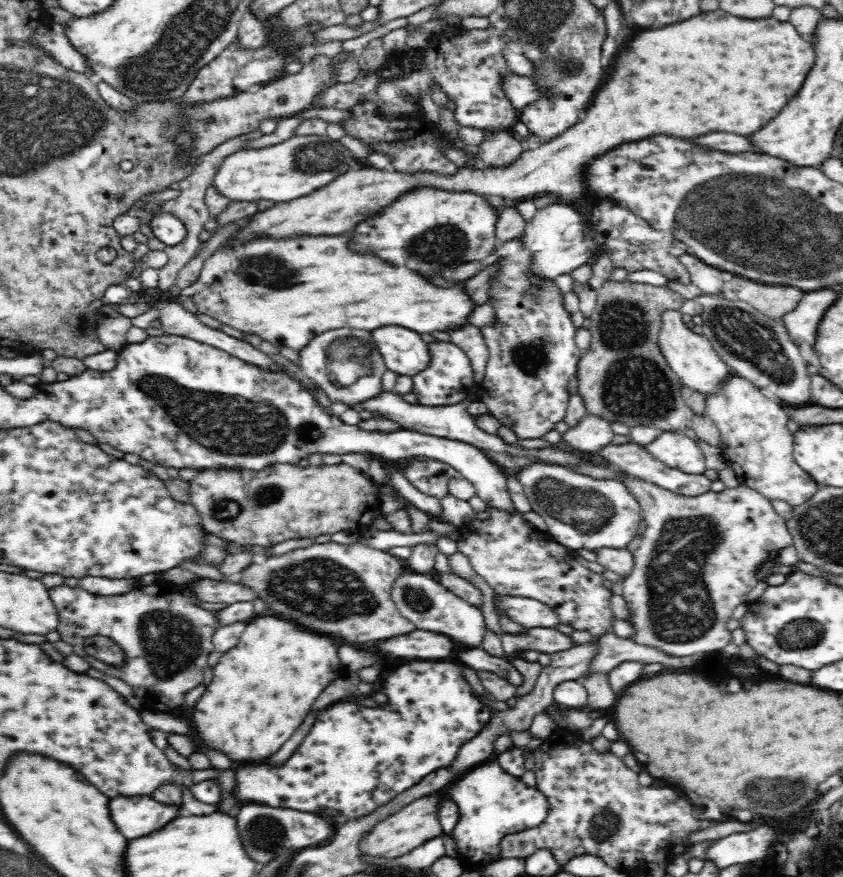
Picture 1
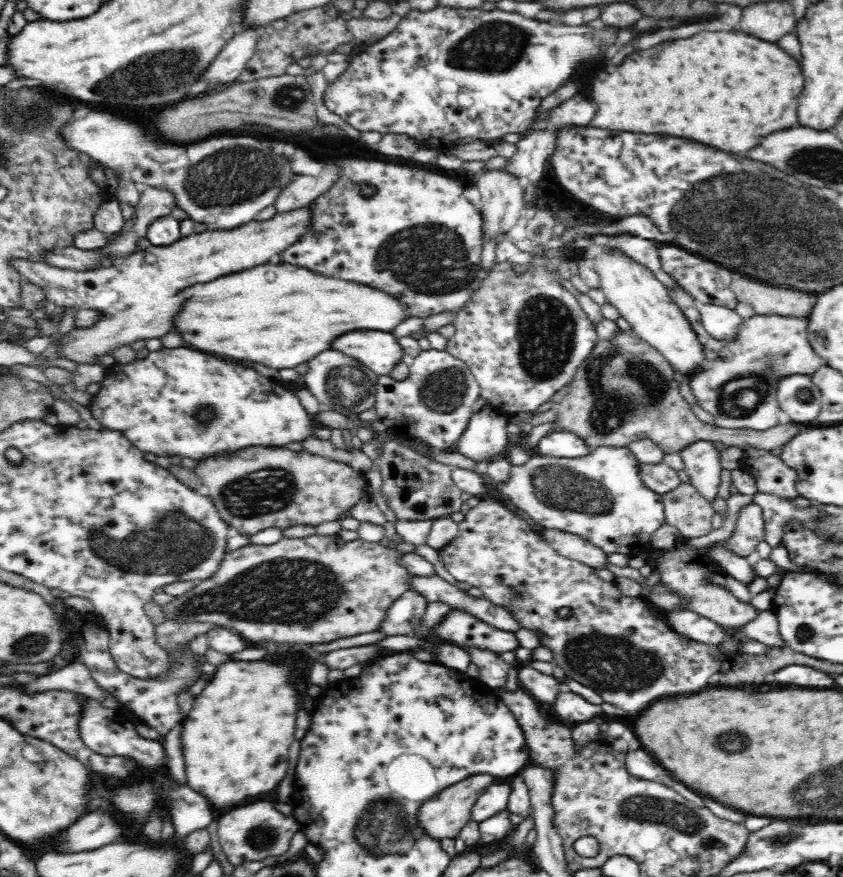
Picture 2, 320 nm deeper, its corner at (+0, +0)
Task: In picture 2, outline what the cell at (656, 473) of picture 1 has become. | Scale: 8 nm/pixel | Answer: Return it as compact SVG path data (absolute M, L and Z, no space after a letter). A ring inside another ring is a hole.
M557 429L544 436L540 440L537 449L539 455L564 458L588 455L592 451L586 447L584 440L570 432Z

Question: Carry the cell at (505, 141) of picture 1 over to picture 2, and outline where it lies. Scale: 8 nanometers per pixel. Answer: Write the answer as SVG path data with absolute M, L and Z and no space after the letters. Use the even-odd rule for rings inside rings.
M495 170L484 174L479 174L475 185L481 194L480 201L482 209L482 240L494 241L497 244L510 232L512 227L518 222L524 209L524 184L510 173Z

